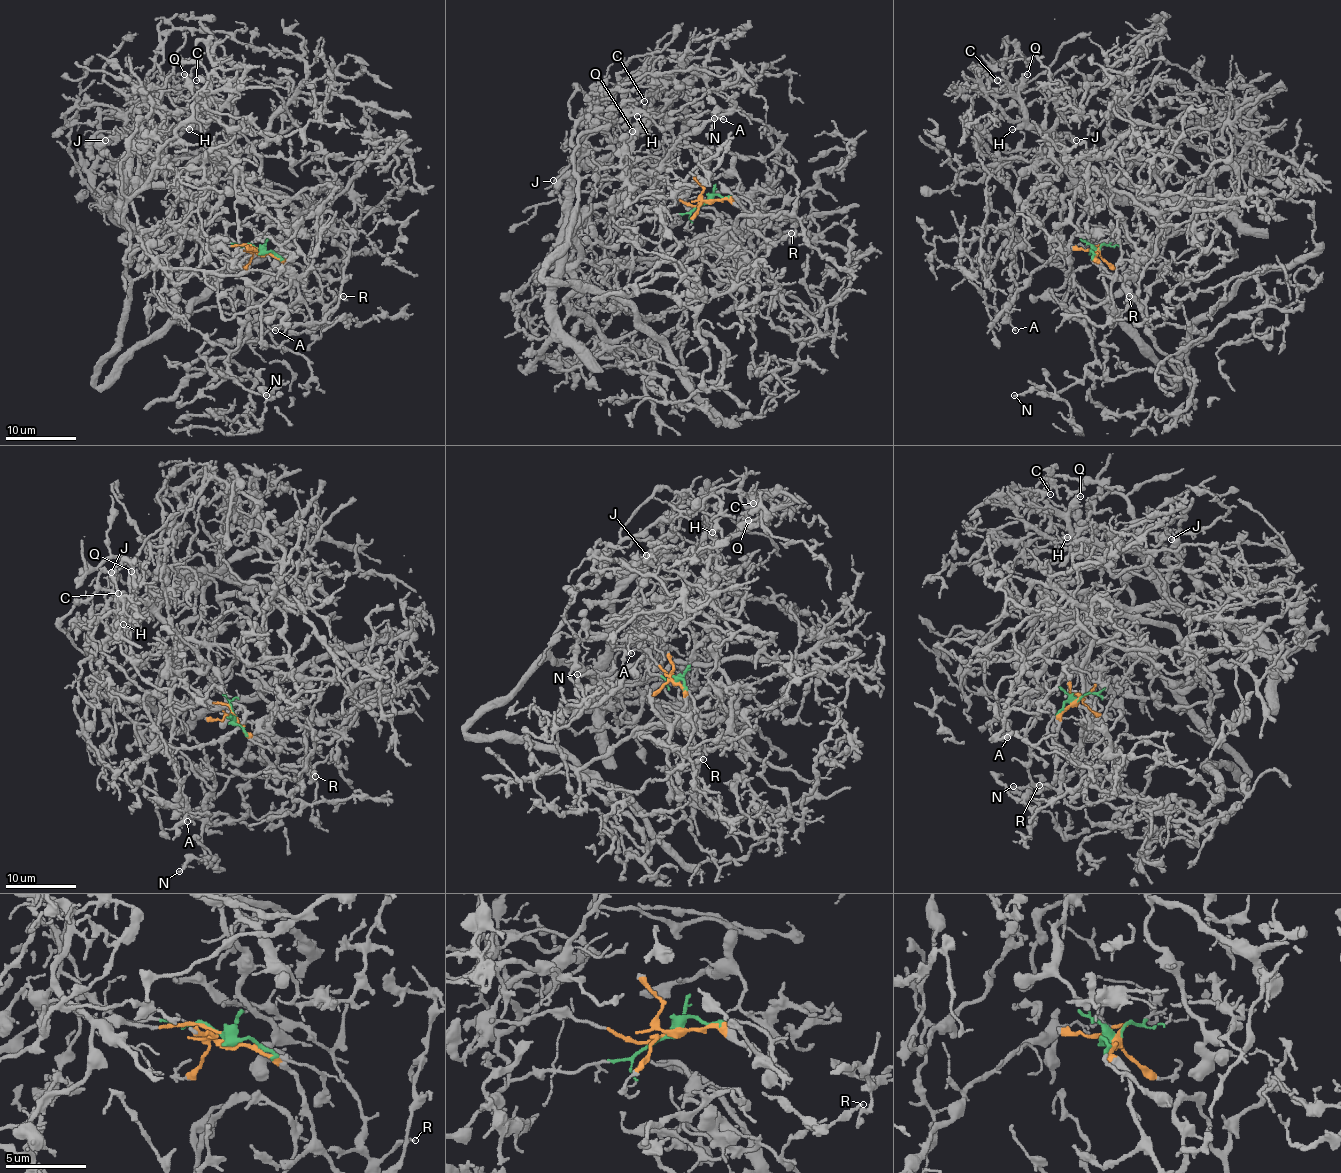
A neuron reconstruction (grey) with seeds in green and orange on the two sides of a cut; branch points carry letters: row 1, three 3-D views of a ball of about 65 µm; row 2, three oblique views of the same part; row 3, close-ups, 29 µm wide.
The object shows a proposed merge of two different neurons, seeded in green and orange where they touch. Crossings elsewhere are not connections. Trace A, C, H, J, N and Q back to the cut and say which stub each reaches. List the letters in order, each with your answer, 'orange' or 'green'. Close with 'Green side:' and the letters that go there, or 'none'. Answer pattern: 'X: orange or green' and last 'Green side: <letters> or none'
A: green
C: green
H: green
J: green
N: orange
Q: green
Green side: A, C, H, J, Q

